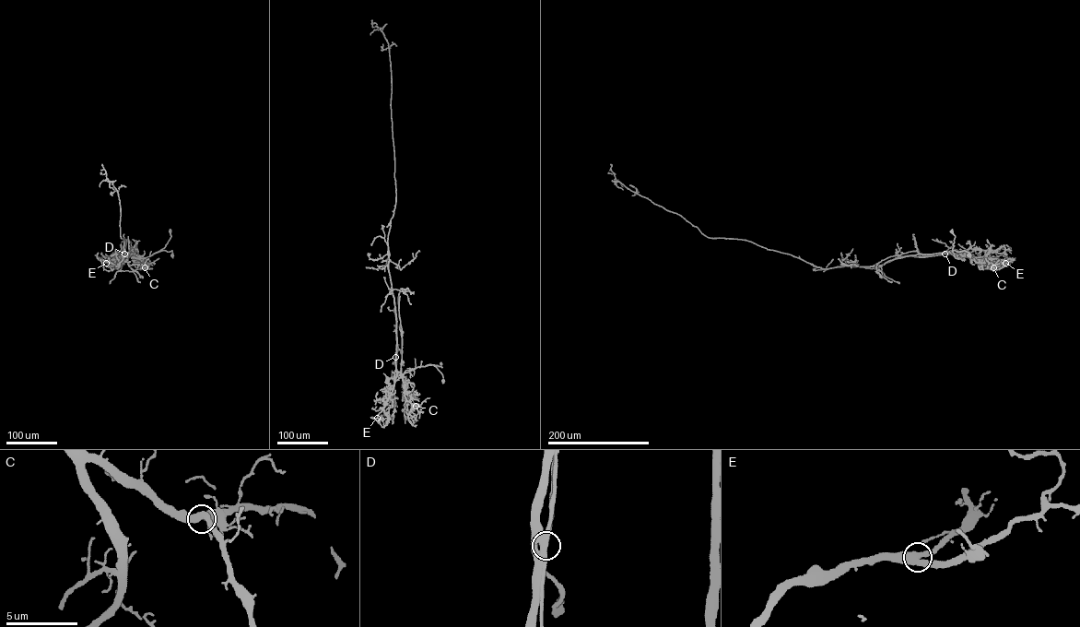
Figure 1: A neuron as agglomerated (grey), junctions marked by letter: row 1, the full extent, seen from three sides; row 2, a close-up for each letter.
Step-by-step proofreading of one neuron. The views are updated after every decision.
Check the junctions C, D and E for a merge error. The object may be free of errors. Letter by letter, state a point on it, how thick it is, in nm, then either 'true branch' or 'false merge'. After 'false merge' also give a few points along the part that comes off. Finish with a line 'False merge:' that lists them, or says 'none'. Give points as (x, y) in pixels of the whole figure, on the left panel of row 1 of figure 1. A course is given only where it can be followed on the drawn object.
C: at (145, 267); 420 nm thick; true branch
D: at (124, 254); 460 nm thick; false merge; foreign part runs (124, 254), (121, 267), (117, 266), (109, 270), (103, 268), (100, 259)
E: at (106, 263); 480 nm thick; true branch
False merge: D

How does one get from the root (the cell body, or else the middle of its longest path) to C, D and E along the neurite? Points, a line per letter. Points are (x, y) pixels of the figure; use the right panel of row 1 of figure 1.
C: (969, 255), (965, 250), (952, 251), (956, 258), (968, 256), (993, 267)
D: (969, 255), (965, 250), (952, 251), (956, 258), (962, 256), (958, 253), (944, 254)
E: (969, 255), (965, 250), (952, 251), (956, 258), (961, 254), (996, 266), (1005, 263)

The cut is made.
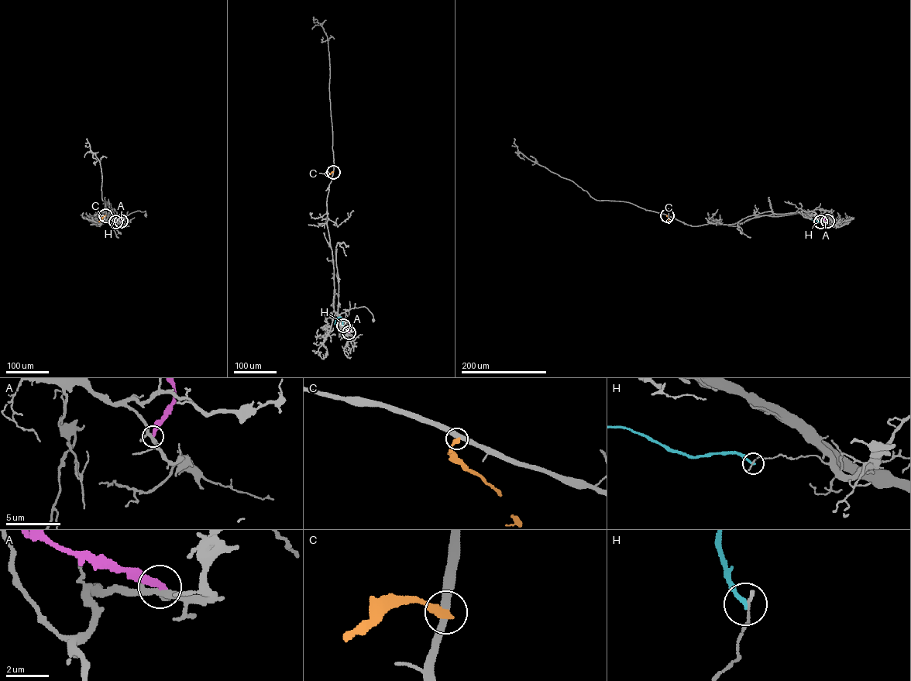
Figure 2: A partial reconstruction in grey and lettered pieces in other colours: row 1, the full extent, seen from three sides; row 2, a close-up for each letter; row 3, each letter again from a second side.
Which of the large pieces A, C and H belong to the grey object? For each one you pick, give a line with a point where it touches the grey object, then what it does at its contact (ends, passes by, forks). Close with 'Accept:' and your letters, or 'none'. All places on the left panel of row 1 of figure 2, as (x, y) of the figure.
Accept: none

